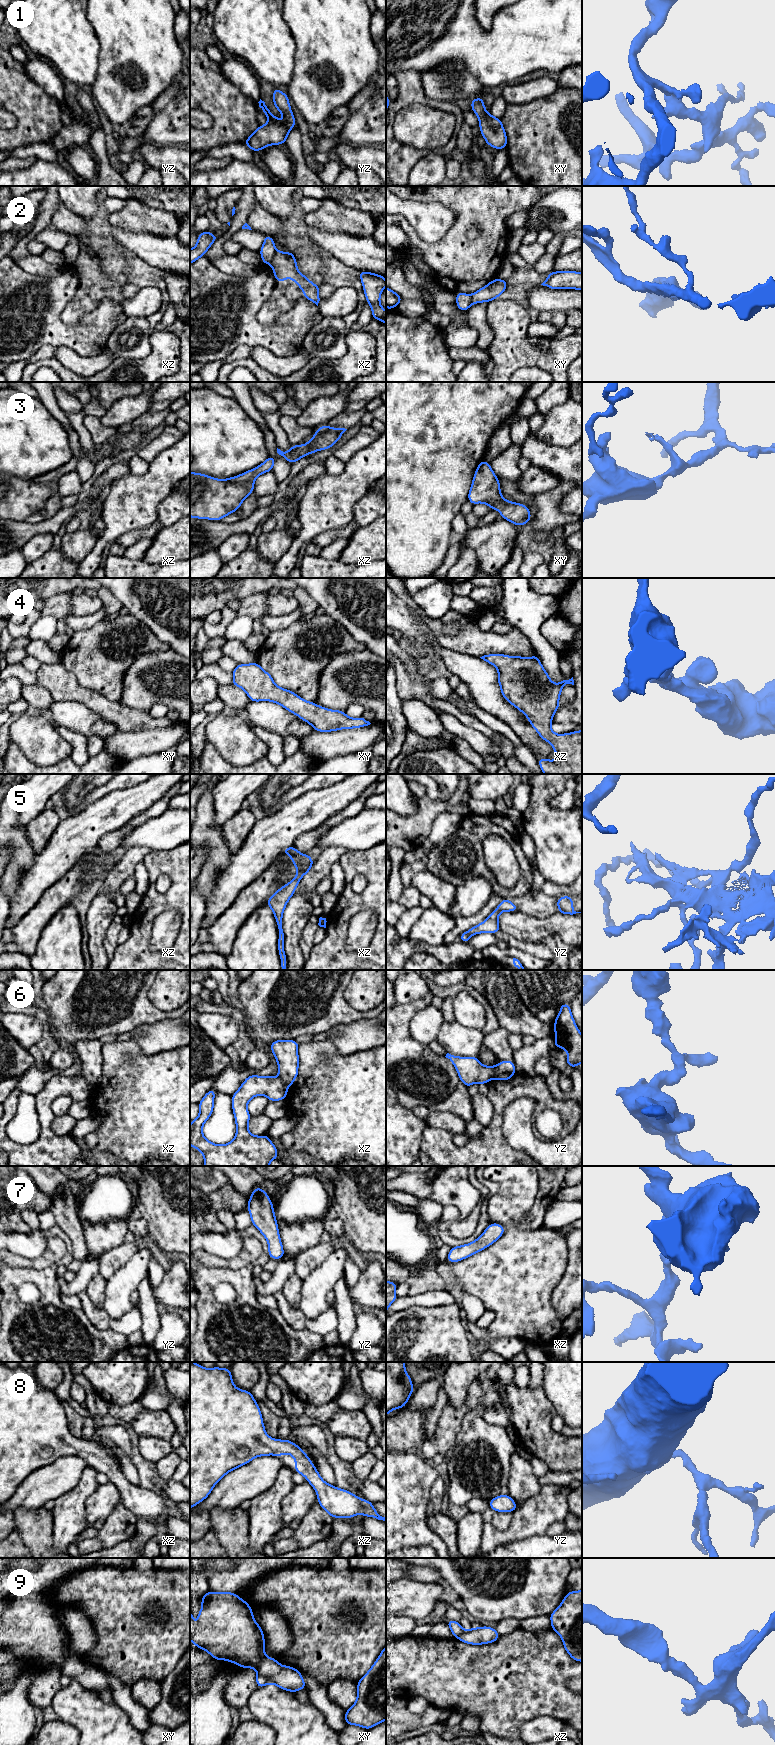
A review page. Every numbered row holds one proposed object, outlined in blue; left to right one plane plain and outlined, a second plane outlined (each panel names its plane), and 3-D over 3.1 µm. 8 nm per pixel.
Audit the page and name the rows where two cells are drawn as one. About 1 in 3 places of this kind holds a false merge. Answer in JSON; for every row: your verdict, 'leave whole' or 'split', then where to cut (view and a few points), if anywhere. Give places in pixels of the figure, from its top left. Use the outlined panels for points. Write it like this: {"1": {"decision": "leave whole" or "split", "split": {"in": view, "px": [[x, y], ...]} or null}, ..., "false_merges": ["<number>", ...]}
{"1": {"decision": "leave whole", "split": null}, "2": {"decision": "split", "split": {"in": "xz", "px": [[276, 251], [268, 263]]}}, "3": {"decision": "leave whole", "split": null}, "4": {"decision": "leave whole", "split": null}, "5": {"decision": "split", "split": {"in": "xz", "px": [[305, 854], [291, 856]]}}, "6": {"decision": "split", "split": {"in": "yz", "px": [[497, 1066], [492, 1078]]}}, "7": {"decision": "leave whole", "split": null}, "8": {"decision": "leave whole", "split": null}, "9": {"decision": "split", "split": {"in": "xy", "px": [[264, 1656], [257, 1671], [268, 1682]]}}, "false_merges": ["2", "5", "6", "9"]}

